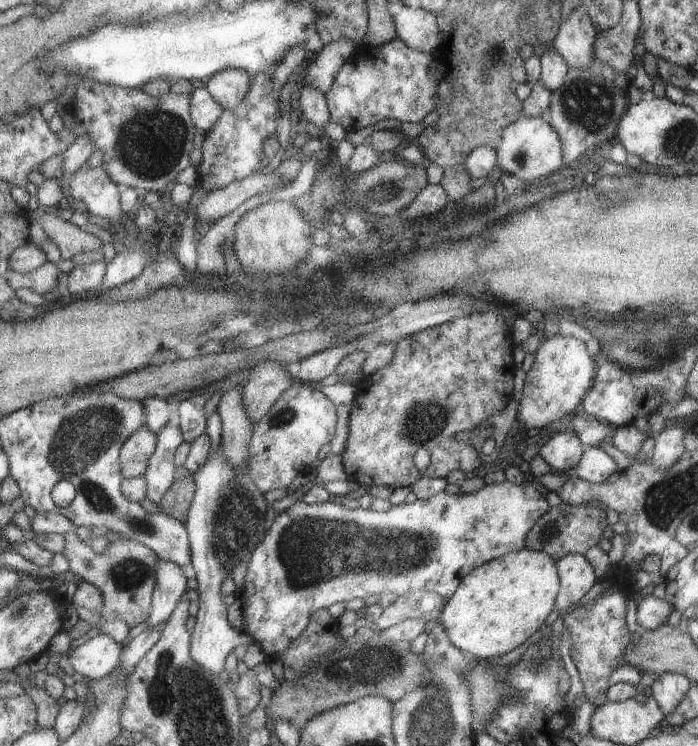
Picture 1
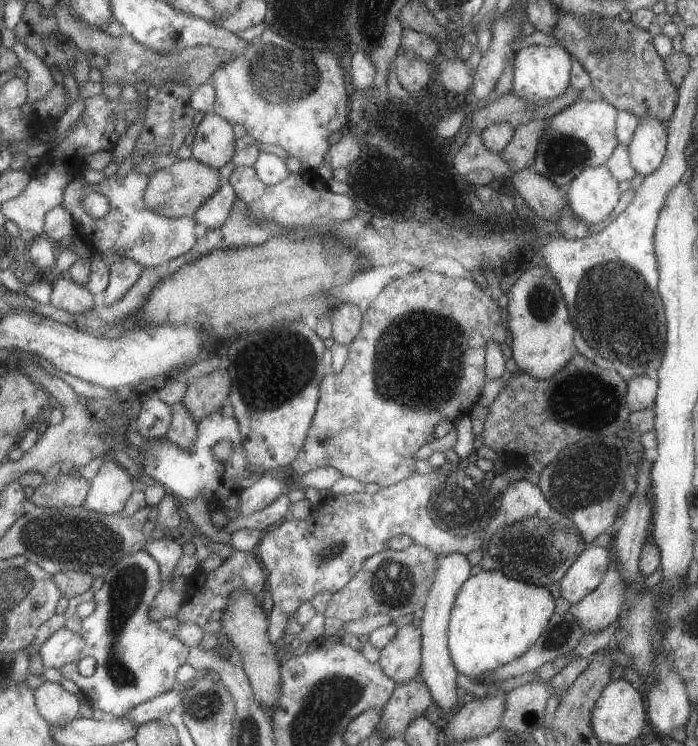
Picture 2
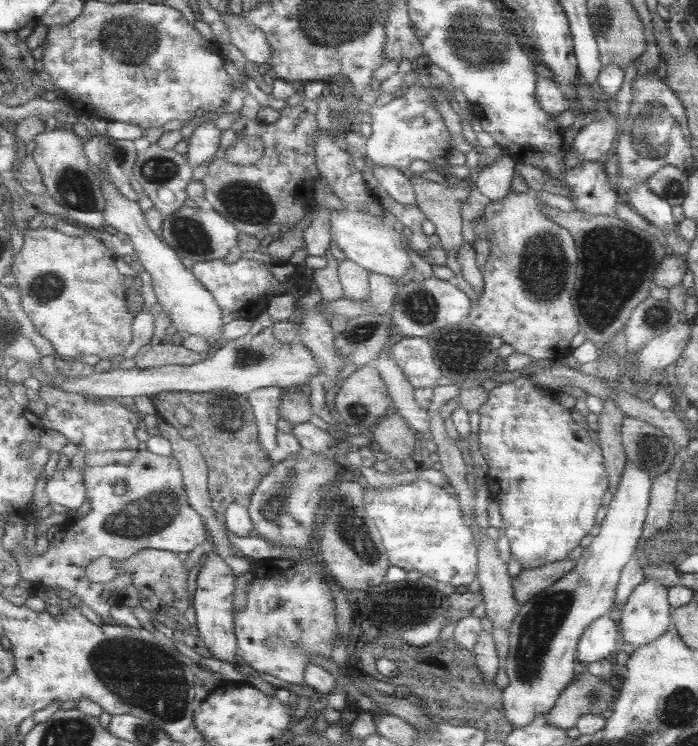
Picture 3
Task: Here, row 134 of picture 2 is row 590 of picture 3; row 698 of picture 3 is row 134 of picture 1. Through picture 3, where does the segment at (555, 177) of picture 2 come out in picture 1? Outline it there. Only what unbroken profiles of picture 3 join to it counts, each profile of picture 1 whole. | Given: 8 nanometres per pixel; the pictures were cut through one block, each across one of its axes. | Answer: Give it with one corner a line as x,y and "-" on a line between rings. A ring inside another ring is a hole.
521,116
515,124
511,124
499,146
499,158
497,158
497,166
503,170
503,174
511,174
515,178
519,178
523,184
537,180
537,178
547,178
551,172
555,172
561,166
563,154
561,154
561,140
559,134
553,130
553,126
549,126
547,122
543,122
541,118
525,118

